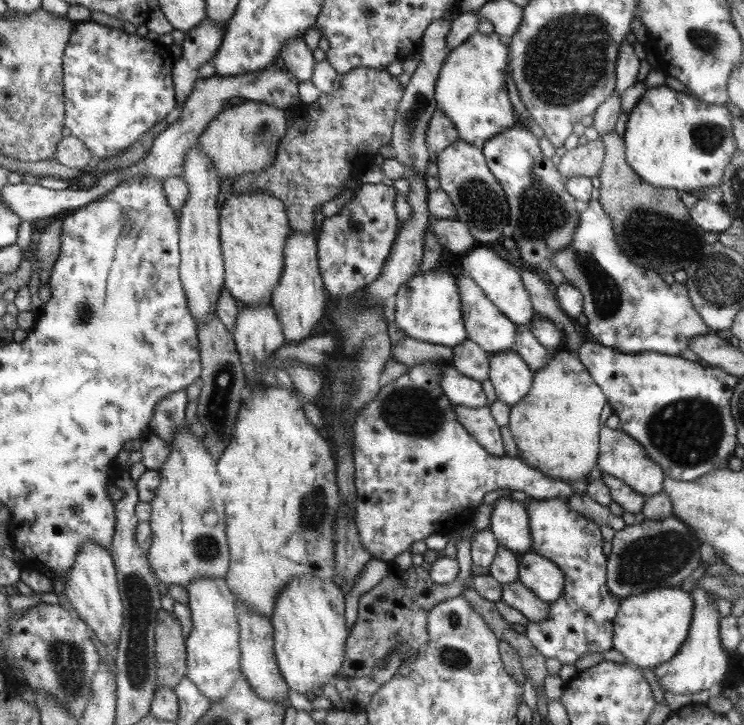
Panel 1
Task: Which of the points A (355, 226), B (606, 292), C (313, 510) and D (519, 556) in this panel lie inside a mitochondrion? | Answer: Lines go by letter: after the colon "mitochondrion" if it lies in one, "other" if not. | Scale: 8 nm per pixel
A: other
B: mitochondrion
C: mitochondrion
D: other

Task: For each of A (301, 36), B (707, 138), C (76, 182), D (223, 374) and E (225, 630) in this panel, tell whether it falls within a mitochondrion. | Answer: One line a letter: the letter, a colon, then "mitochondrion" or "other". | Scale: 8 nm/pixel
A: other
B: mitochondrion
C: other
D: mitochondrion
E: other

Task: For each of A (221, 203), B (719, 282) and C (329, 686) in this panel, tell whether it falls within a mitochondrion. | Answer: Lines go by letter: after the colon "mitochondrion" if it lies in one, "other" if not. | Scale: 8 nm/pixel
A: other
B: mitochondrion
C: other

